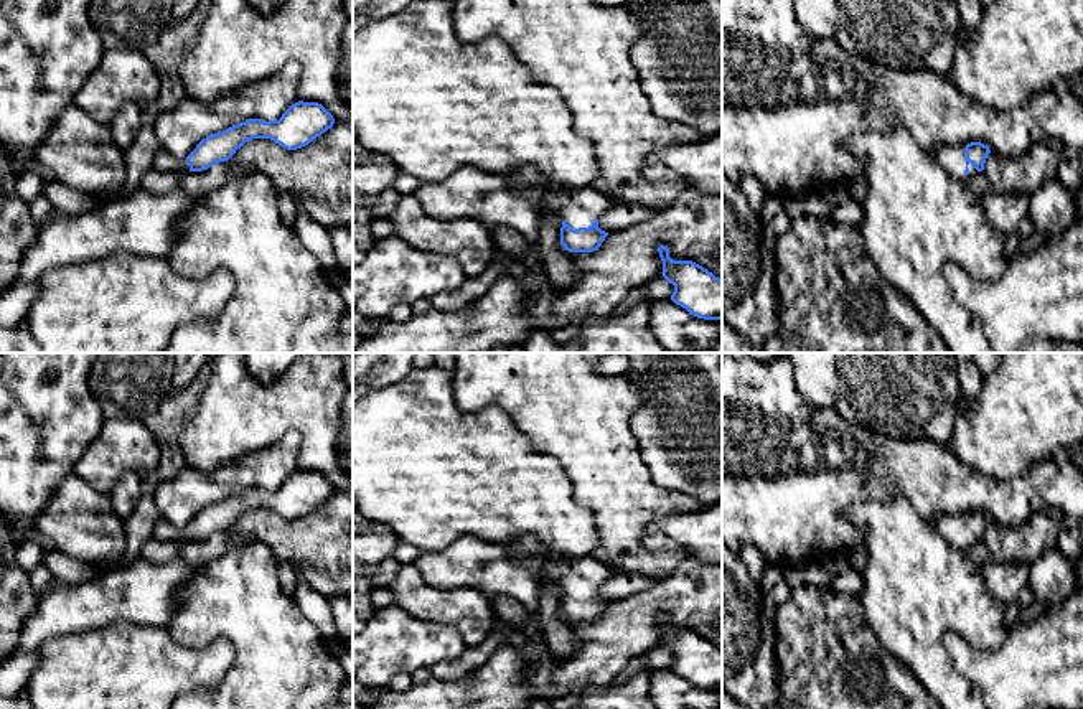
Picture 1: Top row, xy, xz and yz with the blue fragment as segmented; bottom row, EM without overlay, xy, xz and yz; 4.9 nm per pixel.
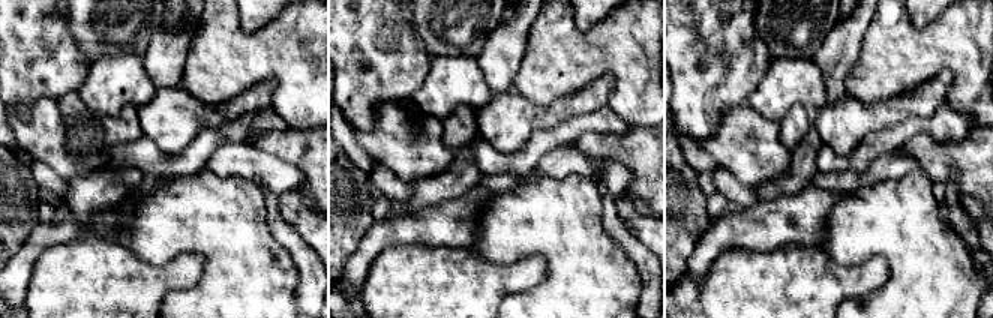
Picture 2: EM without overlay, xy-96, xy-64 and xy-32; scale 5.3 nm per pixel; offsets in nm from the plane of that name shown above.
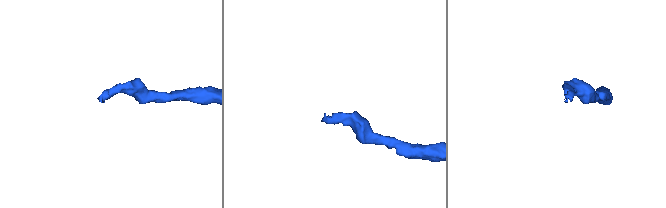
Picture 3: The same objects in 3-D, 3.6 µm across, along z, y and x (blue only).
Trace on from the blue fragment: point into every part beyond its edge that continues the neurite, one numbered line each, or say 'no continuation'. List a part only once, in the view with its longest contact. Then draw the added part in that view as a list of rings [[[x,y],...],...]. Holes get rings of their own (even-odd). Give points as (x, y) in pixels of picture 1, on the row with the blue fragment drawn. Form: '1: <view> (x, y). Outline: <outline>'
1: yz (951, 157). Outline: [[[940,143],[930,152],[935,160],[948,171],[948,175],[964,181],[968,176],[978,171],[973,163],[966,163],[964,148],[966,145]]]

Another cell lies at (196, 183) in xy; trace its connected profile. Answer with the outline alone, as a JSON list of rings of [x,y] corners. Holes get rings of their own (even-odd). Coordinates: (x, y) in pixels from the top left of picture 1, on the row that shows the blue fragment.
[[[219,162],[203,171],[186,171],[183,175],[178,173],[162,173],[150,168],[142,181],[140,188],[150,191],[153,195],[163,195],[170,191],[185,191],[191,196],[204,196],[209,191],[218,190],[219,186],[246,178],[256,173],[247,167],[236,167],[227,162]]]

